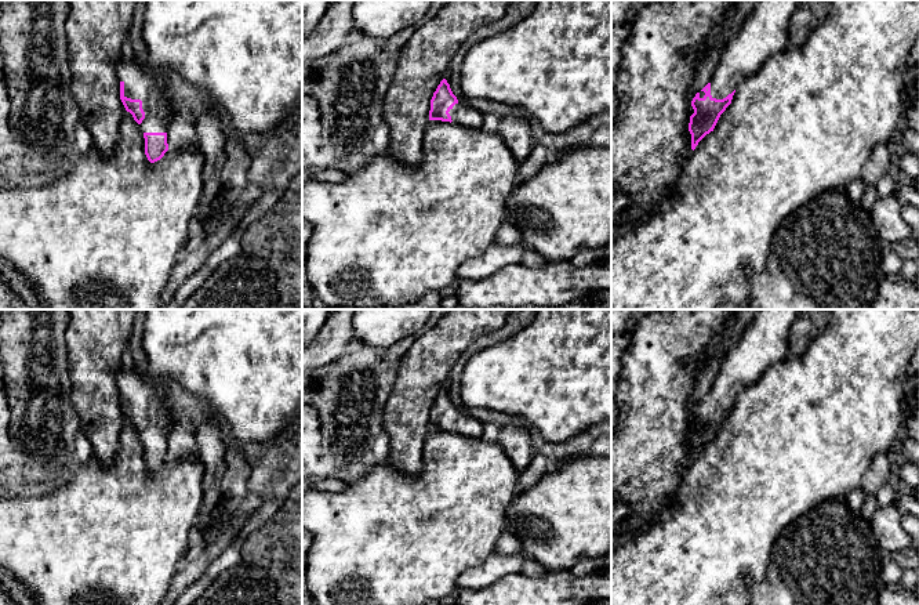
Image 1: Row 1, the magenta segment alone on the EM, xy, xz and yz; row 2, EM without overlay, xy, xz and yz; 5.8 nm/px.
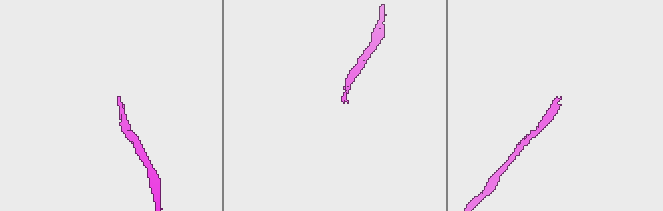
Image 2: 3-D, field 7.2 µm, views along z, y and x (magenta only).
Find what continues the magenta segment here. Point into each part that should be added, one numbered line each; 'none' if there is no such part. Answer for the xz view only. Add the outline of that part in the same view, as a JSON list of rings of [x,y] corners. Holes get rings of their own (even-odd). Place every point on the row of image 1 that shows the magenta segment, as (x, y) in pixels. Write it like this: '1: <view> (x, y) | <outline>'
1: xz (462, 115) | [[[455,104],[450,109],[451,123],[464,127],[482,128],[484,115],[475,108],[469,108],[464,104]]]

